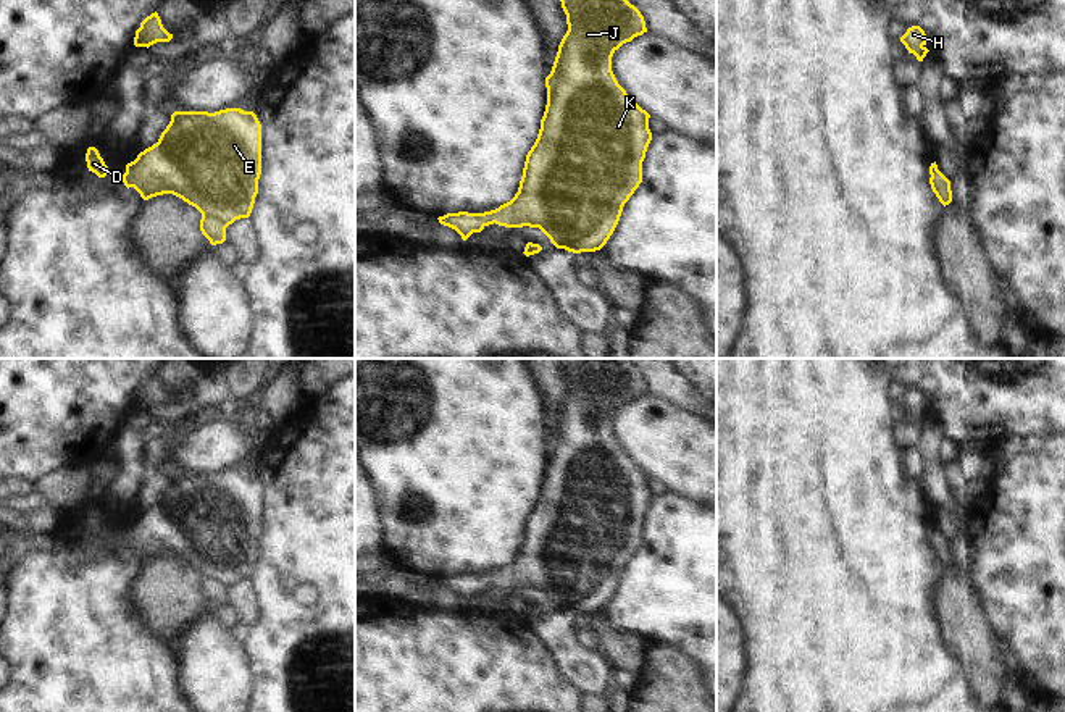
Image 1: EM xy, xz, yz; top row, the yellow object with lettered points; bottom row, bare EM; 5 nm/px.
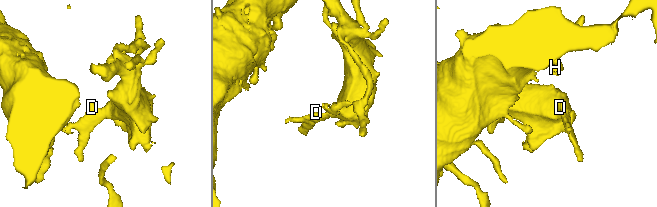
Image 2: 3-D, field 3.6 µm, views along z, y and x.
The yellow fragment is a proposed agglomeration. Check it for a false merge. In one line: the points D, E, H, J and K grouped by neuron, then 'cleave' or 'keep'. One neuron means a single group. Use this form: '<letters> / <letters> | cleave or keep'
D E H J K | keep

